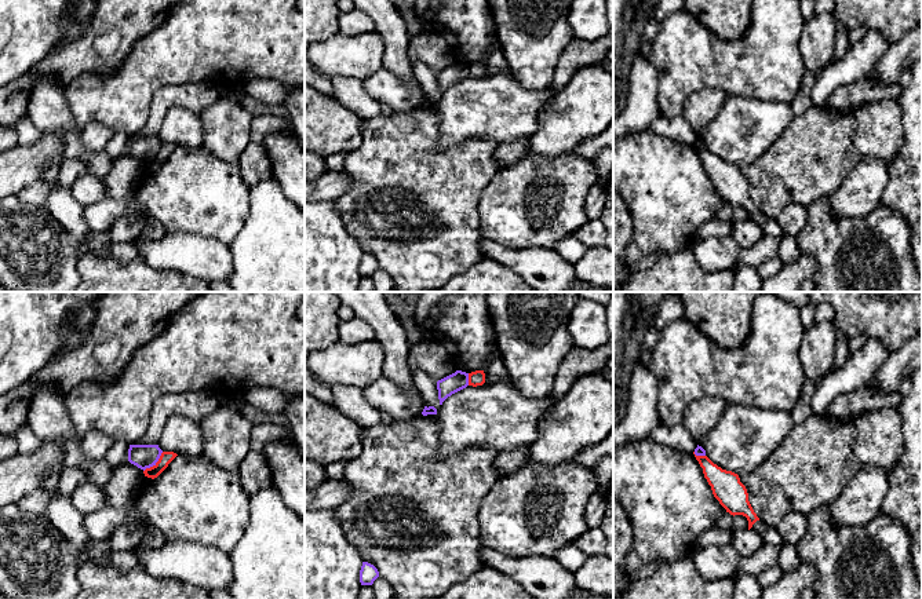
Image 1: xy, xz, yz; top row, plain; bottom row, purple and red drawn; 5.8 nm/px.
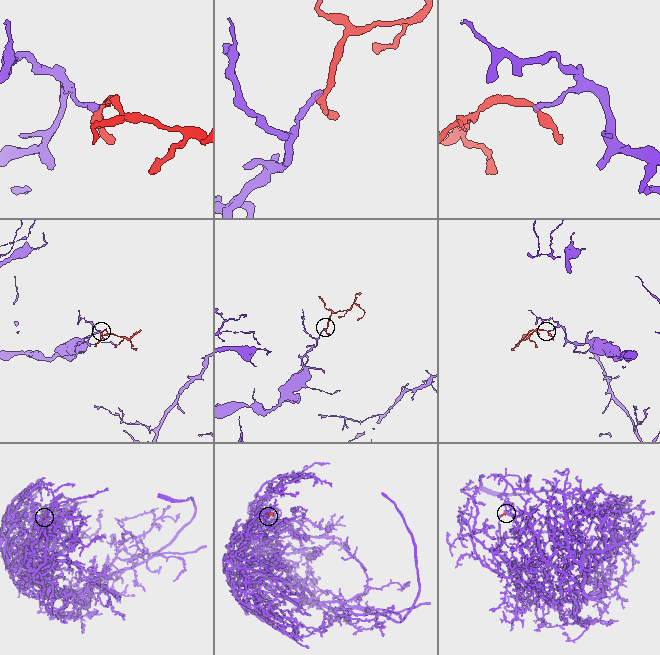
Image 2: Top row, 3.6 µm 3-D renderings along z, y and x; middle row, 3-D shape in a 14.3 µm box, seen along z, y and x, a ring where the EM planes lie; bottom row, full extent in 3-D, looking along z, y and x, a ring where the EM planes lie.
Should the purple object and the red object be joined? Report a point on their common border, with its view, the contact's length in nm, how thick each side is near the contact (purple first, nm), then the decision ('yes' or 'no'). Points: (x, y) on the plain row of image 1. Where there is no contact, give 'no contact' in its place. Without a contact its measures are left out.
meets purple in xy at (155, 154); contact 170 nm long; 140 nm thick on the purple side, 70 nm on the other; no

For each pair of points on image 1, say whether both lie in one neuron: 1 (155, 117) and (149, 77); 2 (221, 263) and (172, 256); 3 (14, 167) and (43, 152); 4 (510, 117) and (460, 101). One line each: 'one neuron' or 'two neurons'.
1: two neurons
2: one neuron
3: one neuron
4: one neuron

